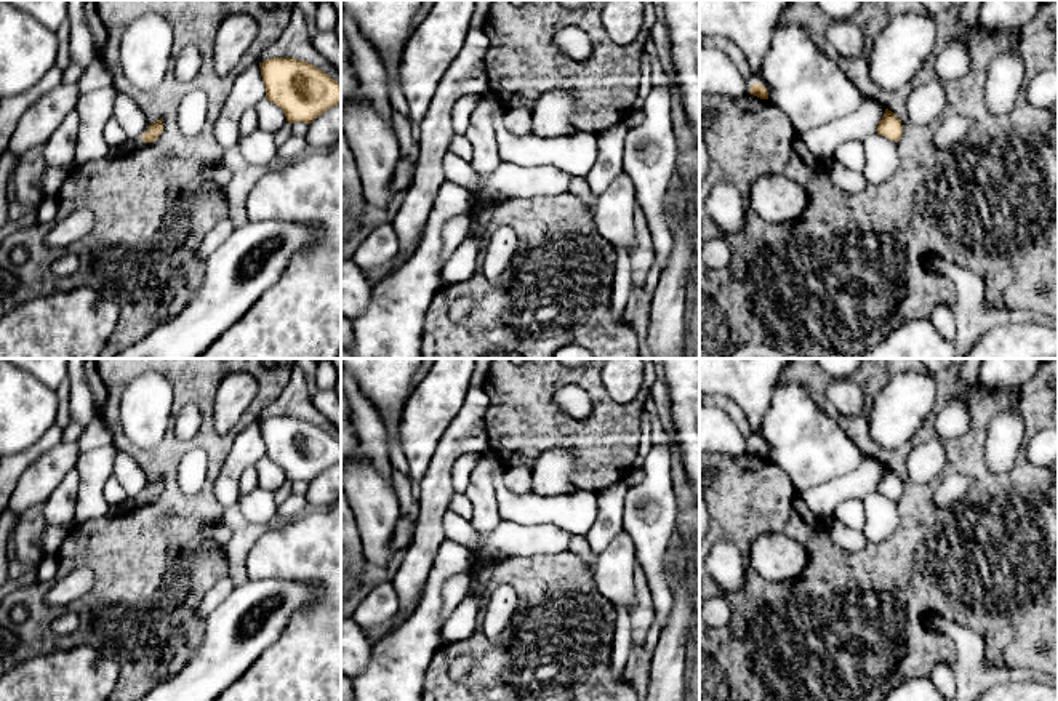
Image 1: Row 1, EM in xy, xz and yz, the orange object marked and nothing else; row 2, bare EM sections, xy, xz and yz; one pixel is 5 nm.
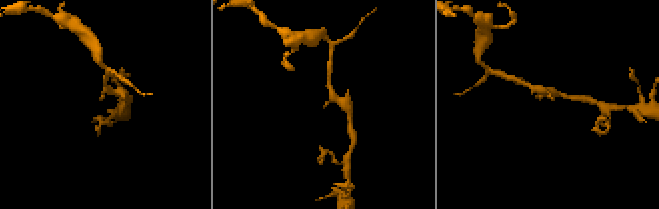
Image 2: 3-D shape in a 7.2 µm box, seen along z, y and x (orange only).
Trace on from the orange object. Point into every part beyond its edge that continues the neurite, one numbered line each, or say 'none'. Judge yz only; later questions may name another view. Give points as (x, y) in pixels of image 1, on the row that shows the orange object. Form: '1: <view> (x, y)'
none

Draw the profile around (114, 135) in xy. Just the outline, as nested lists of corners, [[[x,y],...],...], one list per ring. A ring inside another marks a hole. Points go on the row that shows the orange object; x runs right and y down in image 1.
[[[110,118],[104,128],[104,139],[112,147],[112,150],[117,152],[123,149],[123,144],[128,136],[118,122],[115,118]]]

